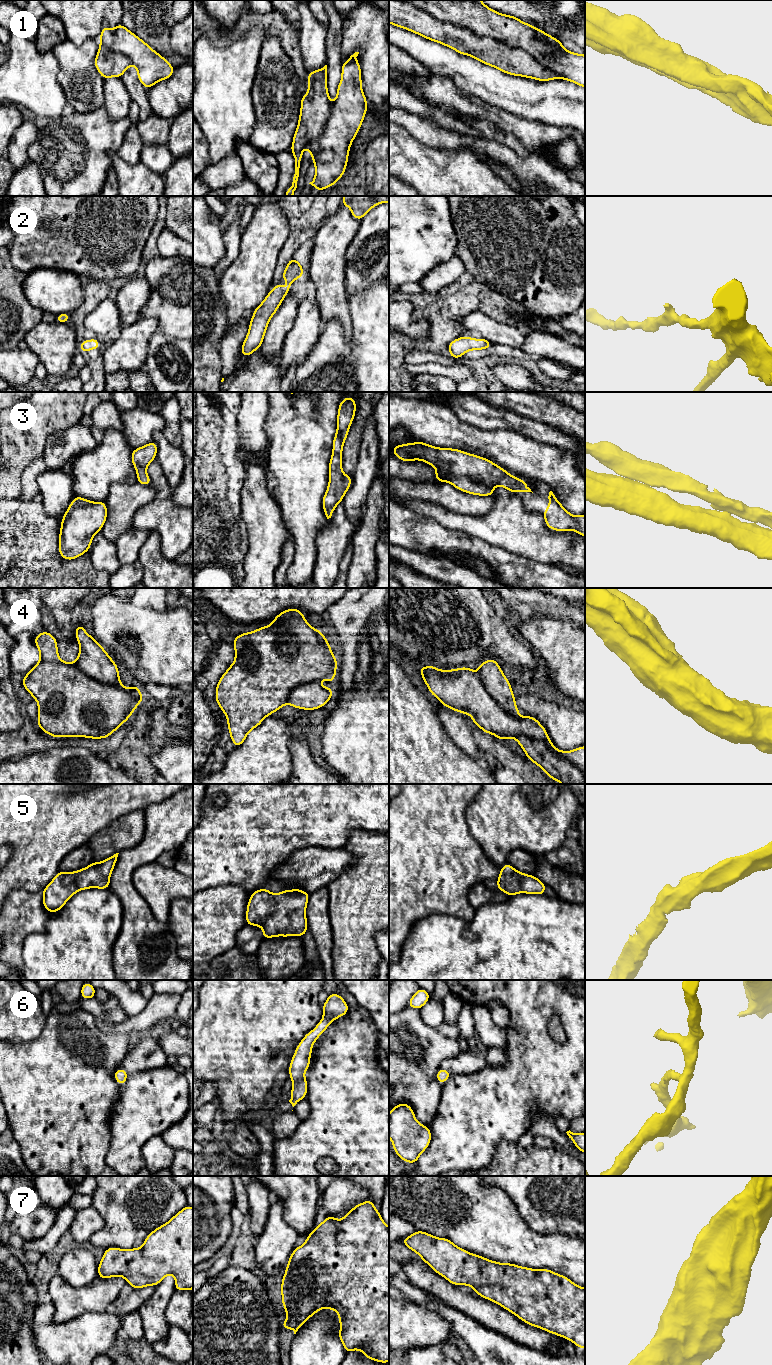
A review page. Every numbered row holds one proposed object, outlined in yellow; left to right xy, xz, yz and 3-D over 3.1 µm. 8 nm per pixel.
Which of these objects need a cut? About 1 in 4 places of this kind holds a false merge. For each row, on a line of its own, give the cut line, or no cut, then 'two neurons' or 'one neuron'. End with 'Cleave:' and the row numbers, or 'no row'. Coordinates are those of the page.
1: no cut; one neuron
2: no cut; one neuron
3: no cut; one neuron
4: no cut; one neuron
5: no cut; one neuron
6: no cut; one neuron
7: no cut; one neuron
Cleave: no row

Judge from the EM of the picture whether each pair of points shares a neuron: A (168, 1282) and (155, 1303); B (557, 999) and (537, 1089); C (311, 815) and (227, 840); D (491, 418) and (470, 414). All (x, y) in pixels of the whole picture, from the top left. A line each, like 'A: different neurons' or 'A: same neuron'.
A: same neuron
B: same neuron
C: same neuron
D: same neuron

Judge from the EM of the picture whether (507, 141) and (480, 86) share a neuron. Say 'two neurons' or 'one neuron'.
two neurons

